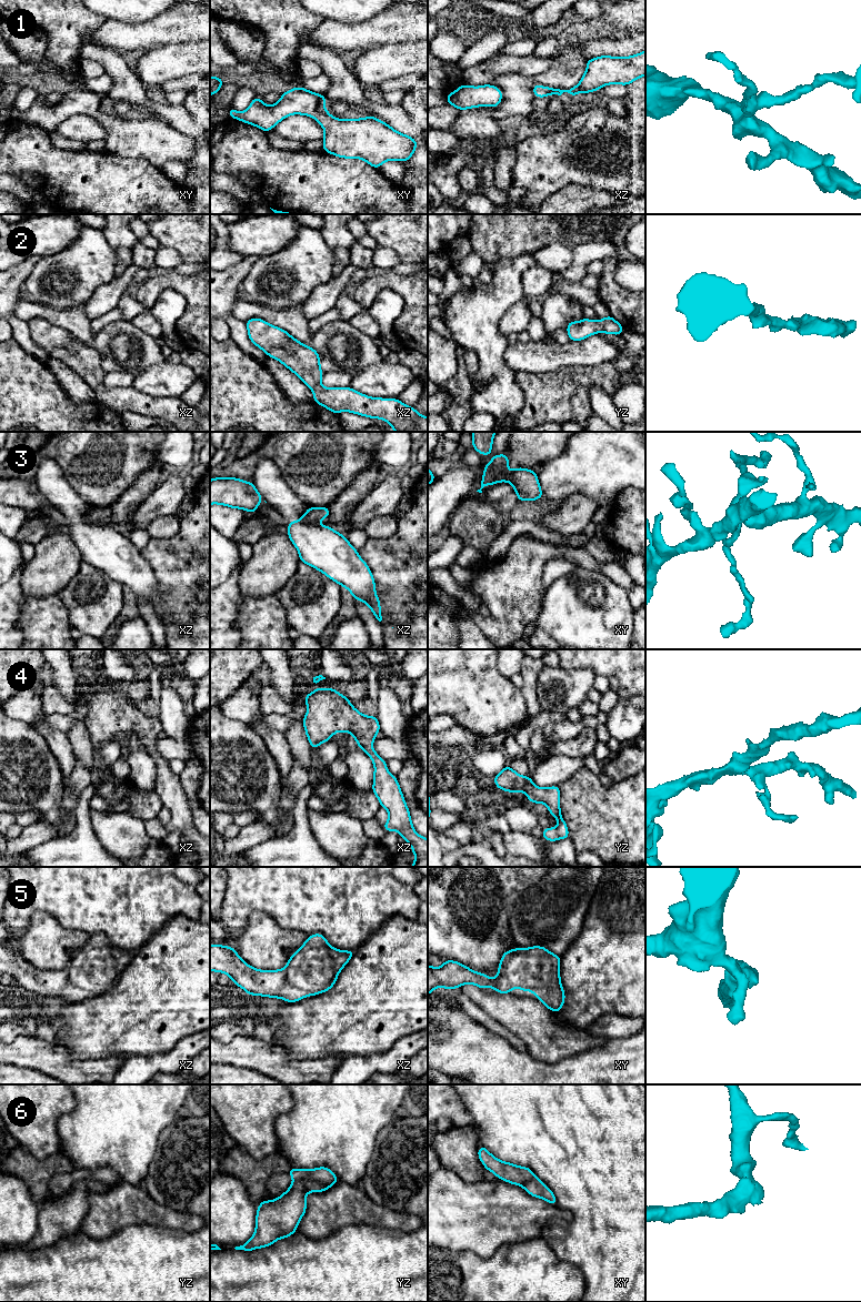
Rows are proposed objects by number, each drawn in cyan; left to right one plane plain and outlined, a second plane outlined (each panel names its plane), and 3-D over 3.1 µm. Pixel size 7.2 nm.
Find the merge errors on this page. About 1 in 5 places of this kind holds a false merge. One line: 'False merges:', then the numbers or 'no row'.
False merges: 3, 6

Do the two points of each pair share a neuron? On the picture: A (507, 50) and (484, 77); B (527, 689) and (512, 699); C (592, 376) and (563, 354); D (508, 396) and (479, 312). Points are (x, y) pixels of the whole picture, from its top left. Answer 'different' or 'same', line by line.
A: different
B: different
C: different
D: same

